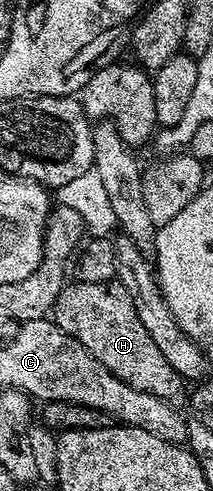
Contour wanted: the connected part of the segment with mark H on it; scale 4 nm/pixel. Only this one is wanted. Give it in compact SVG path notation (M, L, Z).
M80 281L66 282L54 298L51 318L63 329L95 361L99 361L112 375L119 377L127 385L139 389L143 393L151 393L151 397L159 397L167 401L167 405L181 409L187 403L187 383L181 374L159 353L159 345L151 341L151 333L139 321L139 313L135 313L135 301L131 293L122 283L82 283Z

